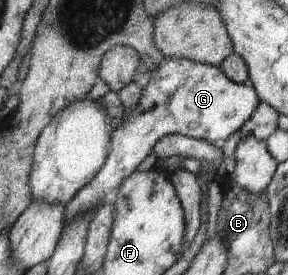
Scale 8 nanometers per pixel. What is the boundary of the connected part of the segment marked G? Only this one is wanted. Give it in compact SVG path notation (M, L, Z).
M163 57L160 60L160 63L157 63L154 70L151 71L151 78L150 81L143 87L140 99L135 105L135 107L131 110L128 110L129 113L125 114L126 117L120 119L120 125L114 129L112 132L111 142L110 142L110 149L111 153L107 157L105 166L103 166L102 170L99 171L99 174L95 176L95 178L86 186L83 187L81 191L78 192L78 195L66 206L66 226L64 228L63 234L65 234L65 230L67 230L67 225L71 225L78 217L82 215L87 215L92 211L98 210L99 206L102 206L108 200L112 199L115 194L117 194L118 190L123 186L123 183L126 182L127 179L137 170L137 166L151 154L154 150L155 141L160 139L162 136L167 136L170 134L180 134L186 137L191 137L194 139L201 139L207 141L209 143L218 144L220 145L227 139L229 134L232 134L234 131L240 128L240 126L251 116L255 105L259 102L255 90L253 87L246 86L244 83L236 83L232 81L221 69L219 66L215 65L208 65L208 64L201 64L197 61L187 60L184 58L175 58L175 57Z

